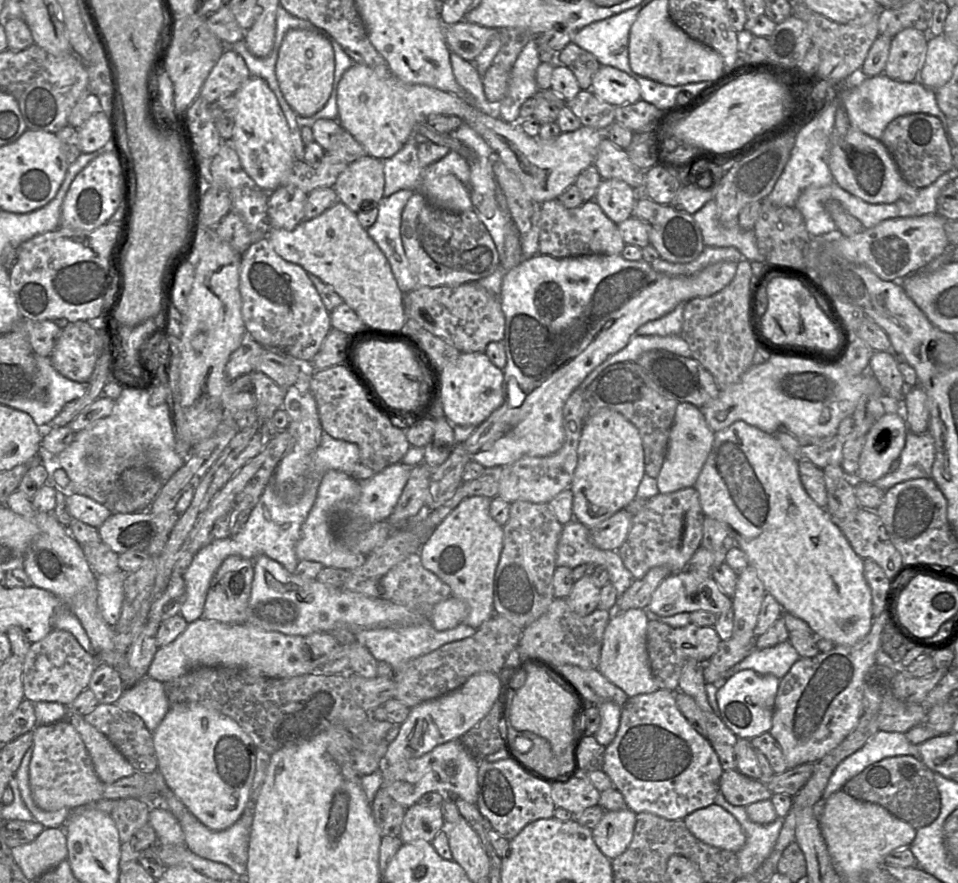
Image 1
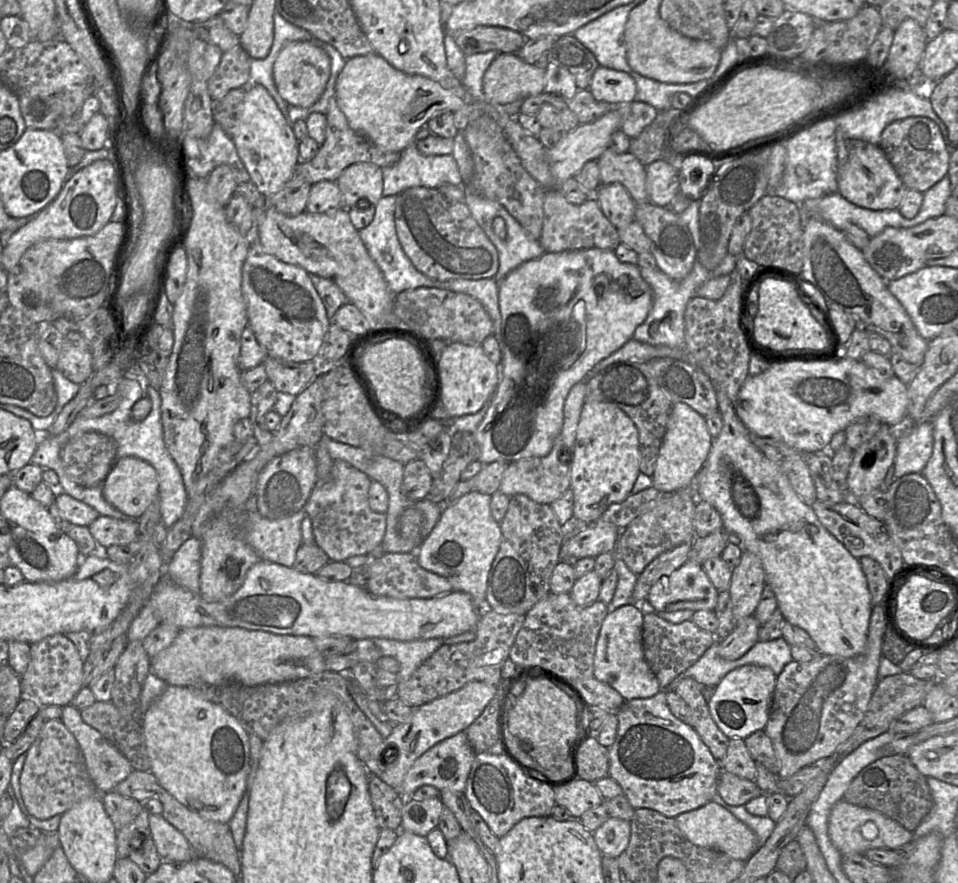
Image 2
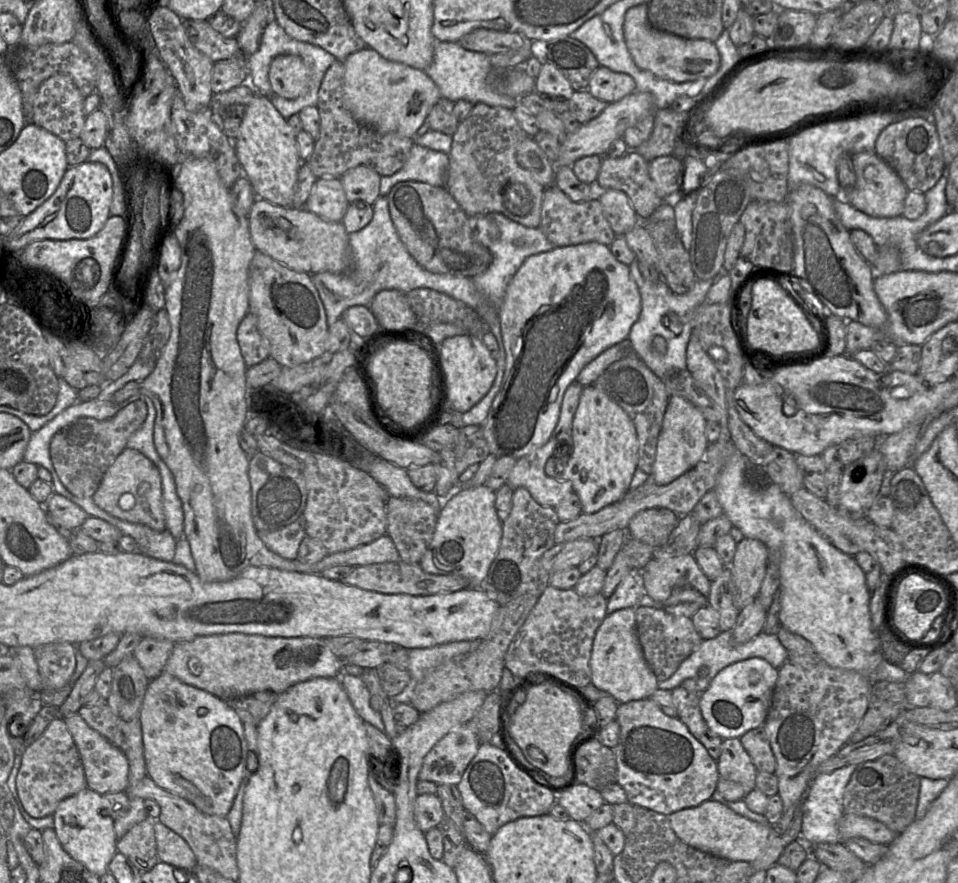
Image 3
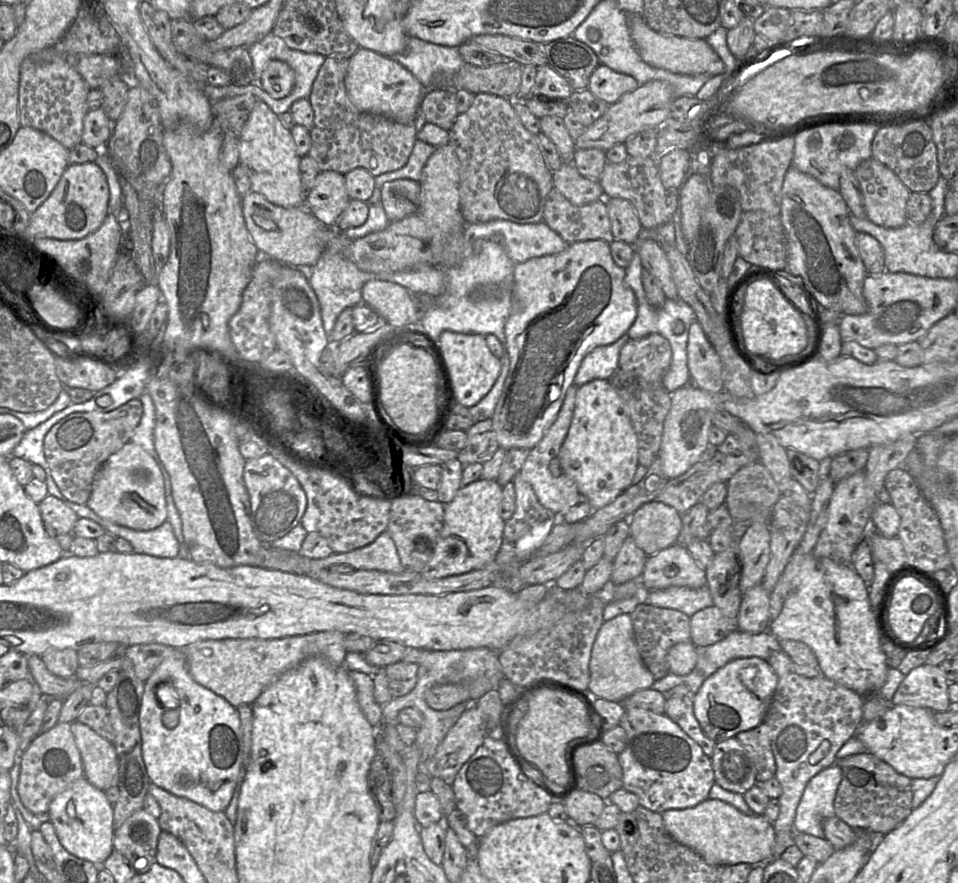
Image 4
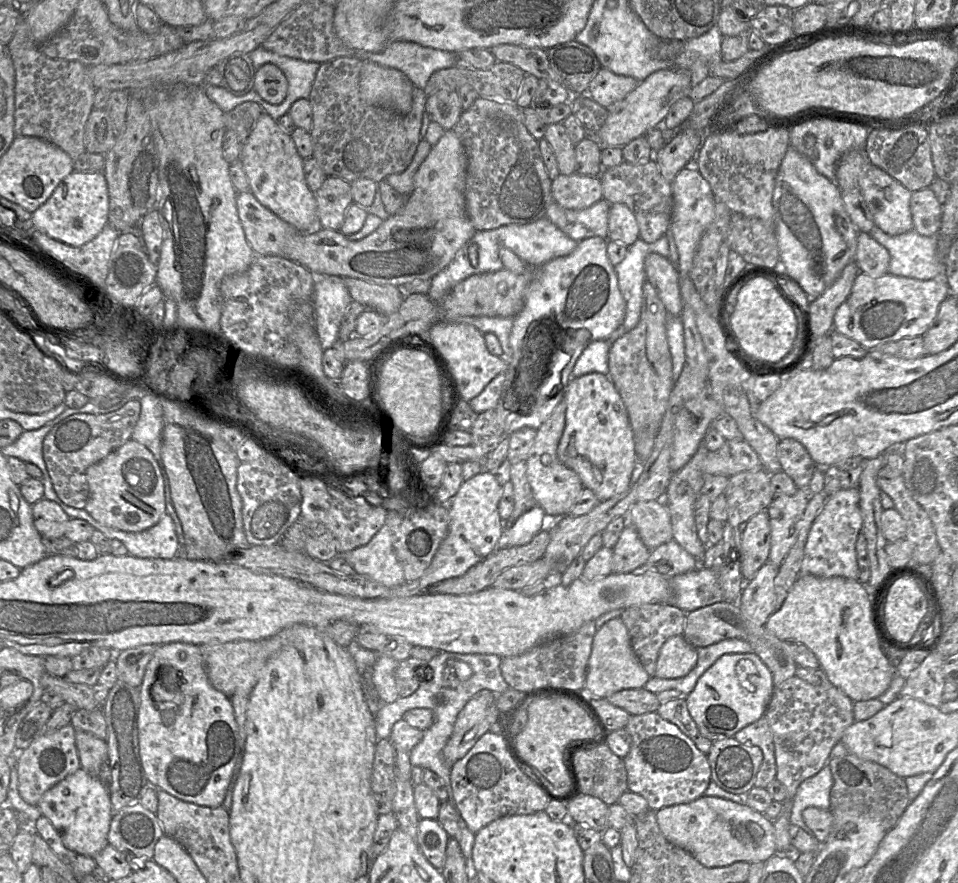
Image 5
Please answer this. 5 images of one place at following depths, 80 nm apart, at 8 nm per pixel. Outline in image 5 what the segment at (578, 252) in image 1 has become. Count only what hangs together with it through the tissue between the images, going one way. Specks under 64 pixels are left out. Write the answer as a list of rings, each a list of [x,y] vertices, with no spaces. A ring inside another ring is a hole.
[[[604,199],[582,210],[569,210],[550,200],[545,217],[570,239],[580,242],[591,237],[606,238],[610,204]]]

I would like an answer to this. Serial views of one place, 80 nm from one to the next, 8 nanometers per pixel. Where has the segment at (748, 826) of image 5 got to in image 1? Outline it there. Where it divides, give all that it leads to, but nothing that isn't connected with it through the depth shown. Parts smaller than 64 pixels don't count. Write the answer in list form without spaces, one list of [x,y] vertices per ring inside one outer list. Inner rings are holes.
[[[715,803],[683,820],[689,831],[708,845],[737,853],[746,843],[745,832],[737,819]]]

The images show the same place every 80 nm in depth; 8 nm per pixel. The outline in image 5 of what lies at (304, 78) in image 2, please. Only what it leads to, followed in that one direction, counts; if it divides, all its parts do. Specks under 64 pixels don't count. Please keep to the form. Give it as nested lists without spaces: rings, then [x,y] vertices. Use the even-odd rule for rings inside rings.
[[[264,64],[255,71],[253,89],[270,104],[280,104],[287,95],[288,82],[274,64]]]

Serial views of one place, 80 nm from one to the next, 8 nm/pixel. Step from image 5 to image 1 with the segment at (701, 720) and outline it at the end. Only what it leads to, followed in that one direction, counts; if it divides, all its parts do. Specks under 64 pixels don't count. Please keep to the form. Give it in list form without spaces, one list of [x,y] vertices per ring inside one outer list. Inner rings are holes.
[[[752,669],[741,670],[718,683],[717,703],[724,724],[738,737],[752,739],[772,727],[776,695],[780,679],[773,674],[758,674]]]

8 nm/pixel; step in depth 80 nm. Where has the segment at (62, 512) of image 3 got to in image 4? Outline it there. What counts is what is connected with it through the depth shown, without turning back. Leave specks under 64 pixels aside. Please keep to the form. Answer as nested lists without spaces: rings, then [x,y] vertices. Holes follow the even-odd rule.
[[[48,494],[38,506],[46,528],[51,527],[58,534],[72,533],[79,516],[62,500]]]

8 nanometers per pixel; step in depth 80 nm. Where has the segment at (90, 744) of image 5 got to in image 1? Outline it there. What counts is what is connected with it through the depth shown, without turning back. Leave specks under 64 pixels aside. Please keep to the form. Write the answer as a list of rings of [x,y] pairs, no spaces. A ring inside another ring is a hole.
[[[67,709],[66,719],[80,735],[94,771],[103,784],[111,784],[123,777],[131,776],[135,770],[109,739],[87,723],[83,716]]]

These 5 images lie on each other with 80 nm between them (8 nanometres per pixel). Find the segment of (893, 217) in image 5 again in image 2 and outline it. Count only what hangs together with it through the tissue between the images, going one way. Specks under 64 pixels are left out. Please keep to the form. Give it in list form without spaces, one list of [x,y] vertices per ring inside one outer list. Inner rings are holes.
[[[854,139],[846,163],[837,168],[837,185],[846,200],[871,210],[898,209],[907,189],[879,145]]]

